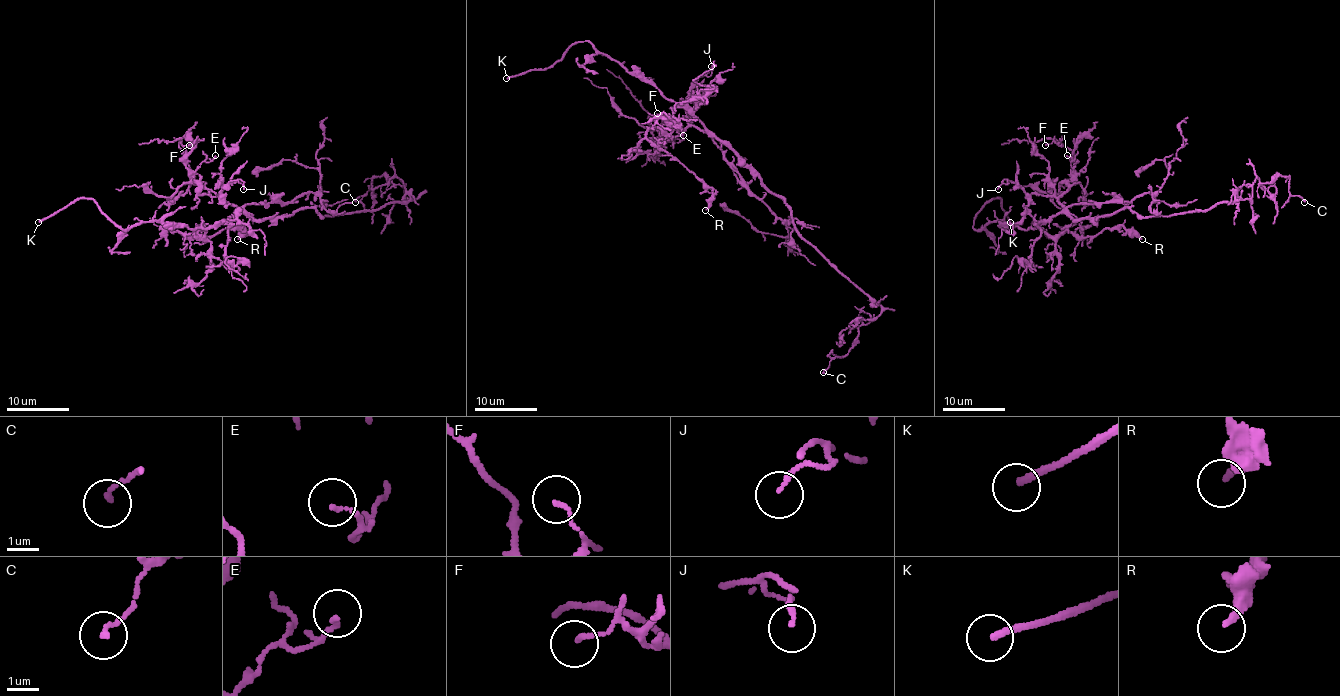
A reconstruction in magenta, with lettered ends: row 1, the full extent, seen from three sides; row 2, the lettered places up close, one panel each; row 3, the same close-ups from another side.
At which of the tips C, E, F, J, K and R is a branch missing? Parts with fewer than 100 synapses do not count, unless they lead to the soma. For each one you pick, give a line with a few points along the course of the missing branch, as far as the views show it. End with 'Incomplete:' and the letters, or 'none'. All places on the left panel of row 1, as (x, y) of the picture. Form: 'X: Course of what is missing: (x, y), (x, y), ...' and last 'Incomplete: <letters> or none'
Incomplete: K

